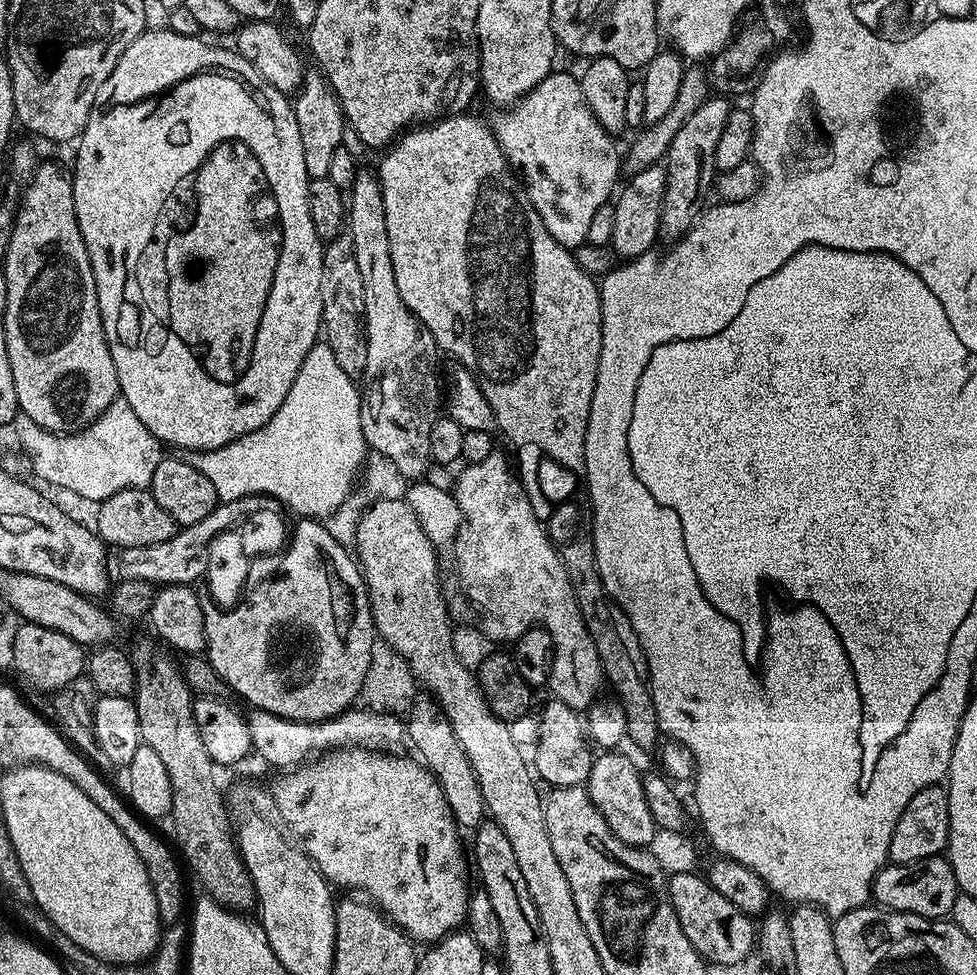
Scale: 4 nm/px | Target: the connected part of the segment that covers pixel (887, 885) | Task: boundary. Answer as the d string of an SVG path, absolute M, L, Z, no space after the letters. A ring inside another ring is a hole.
M938 855L913 864L885 864L874 878L871 899L889 912L909 912L928 920L939 920L951 913L957 895L954 870L947 858Z

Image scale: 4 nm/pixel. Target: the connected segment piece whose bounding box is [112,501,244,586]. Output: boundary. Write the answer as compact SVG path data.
M227 501L219 503L206 518L194 524L181 527L174 538L151 546L136 546L121 549L112 568L117 579L150 581L153 585L192 584L205 575L207 570L208 546L211 541L225 531L235 531L236 512L240 512L244 504L236 504L236 508L228 508Z

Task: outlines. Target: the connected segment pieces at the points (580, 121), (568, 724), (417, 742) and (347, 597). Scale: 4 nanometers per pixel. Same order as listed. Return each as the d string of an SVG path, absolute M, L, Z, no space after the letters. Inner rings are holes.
M559 70L551 71L518 101L496 113L496 121L493 119L490 124L492 133L502 146L509 164L527 188L534 210L538 210L546 230L550 230L550 234L562 247L576 249L587 241L590 222L598 211L598 206L609 203L617 187L620 156L616 153L615 142L612 141L615 139L600 125L598 118L594 118L590 106L586 106L579 79Z
M552 698L549 701L542 714L539 713L538 716L539 740L532 750L533 769L539 779L550 782L555 788L585 785L592 769L594 752L583 719L574 708L566 706L561 700Z
M413 699L406 713L406 740L409 745L412 743L411 751L438 782L457 825L464 830L479 828L486 819L482 786L478 782L474 766L470 766L470 758L466 758L466 750L462 750L462 742L458 742L458 734L454 734L454 726L450 726L435 700Z
M300 518L295 522L297 523L296 529L294 527L291 529L290 539L279 557L279 560L281 559L280 573L273 580L258 585L252 593L249 591L238 604L227 610L217 606L207 594L201 595L200 605L208 639L206 659L212 665L213 670L220 675L220 679L224 681L225 685L229 689L233 688L252 708L261 708L287 720L301 720L317 724L319 720L329 720L332 716L347 712L357 703L360 687L363 679L366 678L367 667L370 666L371 644L376 636L376 627L372 624L372 607L368 601L368 587L364 584L364 573L360 571L359 563L354 559L353 553L347 547L336 542L319 519Z

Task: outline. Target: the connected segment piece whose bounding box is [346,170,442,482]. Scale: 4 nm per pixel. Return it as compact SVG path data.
M360 170L356 173L354 186L346 196L346 233L353 242L353 258L358 264L359 273L362 274L365 299L363 328L368 345L360 393L360 417L364 441L372 452L386 454L386 458L390 458L390 462L398 466L398 474L402 474L405 481L419 481L432 460L430 430L434 430L434 422L442 415L442 386L440 390L442 353L434 342L434 334L430 334L430 330L424 328L398 294L398 282L394 282L394 262L390 262L390 238L386 238L386 210L382 206L380 182L375 171Z

